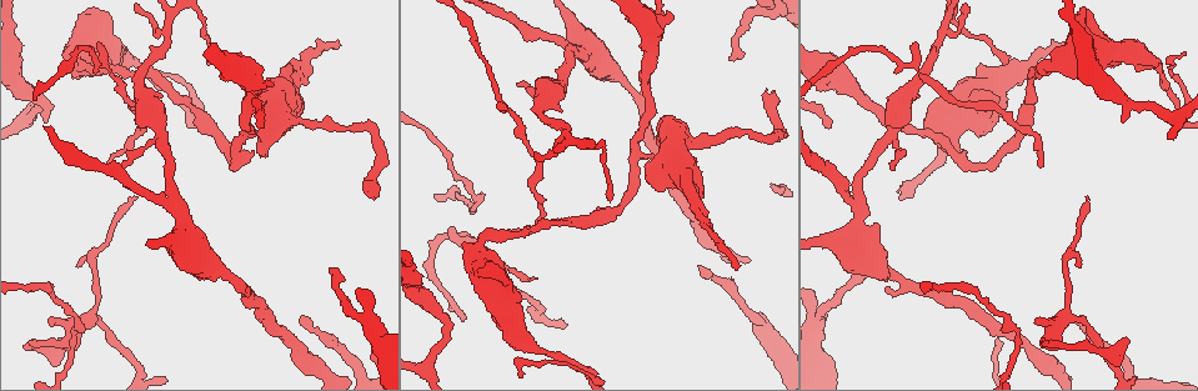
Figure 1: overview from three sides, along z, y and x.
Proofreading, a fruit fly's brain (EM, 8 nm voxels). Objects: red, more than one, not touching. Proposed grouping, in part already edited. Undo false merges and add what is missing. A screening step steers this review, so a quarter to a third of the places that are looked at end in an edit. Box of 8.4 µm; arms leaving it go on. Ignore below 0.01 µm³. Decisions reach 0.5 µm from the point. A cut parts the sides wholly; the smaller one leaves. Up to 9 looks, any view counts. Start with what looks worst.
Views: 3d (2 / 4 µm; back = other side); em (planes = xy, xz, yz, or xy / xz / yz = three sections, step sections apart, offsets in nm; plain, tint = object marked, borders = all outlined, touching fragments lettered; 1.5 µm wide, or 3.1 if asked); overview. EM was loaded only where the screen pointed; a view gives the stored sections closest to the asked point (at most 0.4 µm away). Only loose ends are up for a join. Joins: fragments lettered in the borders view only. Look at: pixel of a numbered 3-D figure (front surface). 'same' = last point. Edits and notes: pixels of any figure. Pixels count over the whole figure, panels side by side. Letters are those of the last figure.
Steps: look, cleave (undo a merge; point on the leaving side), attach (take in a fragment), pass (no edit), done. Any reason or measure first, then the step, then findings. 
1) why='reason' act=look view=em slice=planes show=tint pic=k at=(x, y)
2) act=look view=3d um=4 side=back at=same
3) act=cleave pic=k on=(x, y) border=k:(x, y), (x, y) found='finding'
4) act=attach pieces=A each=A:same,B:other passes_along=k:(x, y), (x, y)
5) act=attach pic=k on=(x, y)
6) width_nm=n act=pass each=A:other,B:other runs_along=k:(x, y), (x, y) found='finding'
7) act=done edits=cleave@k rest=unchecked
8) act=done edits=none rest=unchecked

why='long arm stops here' act=look view=em slice=yz step=4 show=borders pic=1 at=(901, 198)

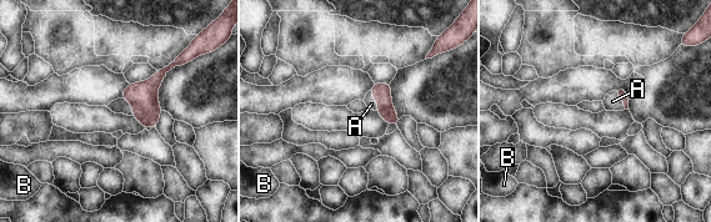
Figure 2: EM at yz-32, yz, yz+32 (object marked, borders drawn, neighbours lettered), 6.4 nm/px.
longest_contact=A:140nm act=attach pieces=A each=A:same,B:other passes_along=2:(381, 92), (375, 99), (371, 104) found='the neuron continues'

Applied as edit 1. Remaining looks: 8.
why='redraw' act=look view=overview

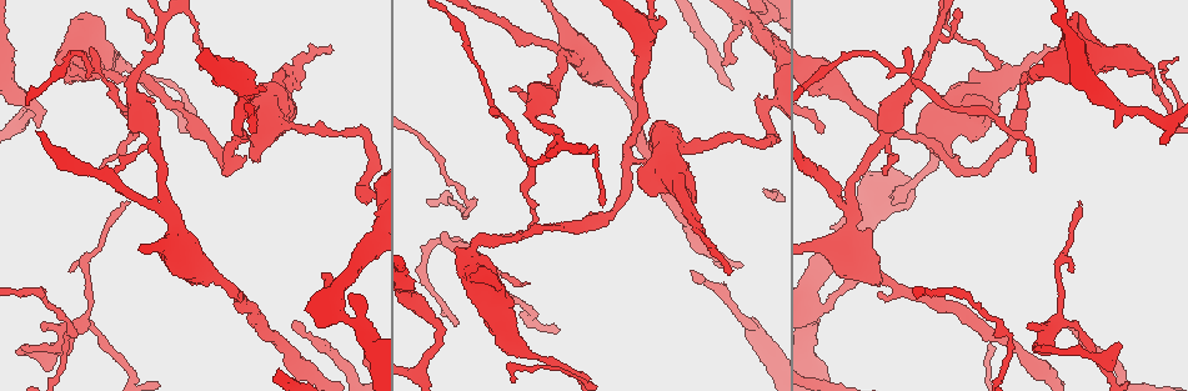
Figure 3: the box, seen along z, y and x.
why='tapers out' act=look view=3d um=4 pic=3 at=(1119, 344)

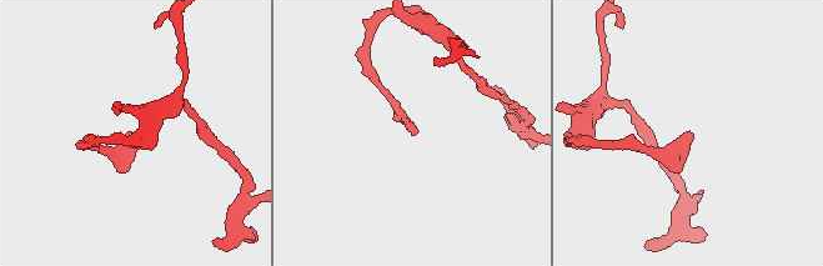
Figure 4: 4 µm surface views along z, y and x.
why='now the EM' act=look view=em slice=planes show=borders pic=4 at=(417, 131)

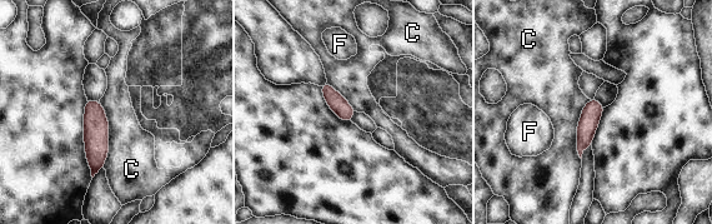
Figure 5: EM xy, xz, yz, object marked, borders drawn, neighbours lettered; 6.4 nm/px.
act=pass each=C:other,F:other border=5:(99, 101), (109, 129), (104, 167) found='no lettered fragment goes on from it'

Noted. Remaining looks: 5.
why='an open end' act=look view=3d um=2 pic=3 at=(70, 272)

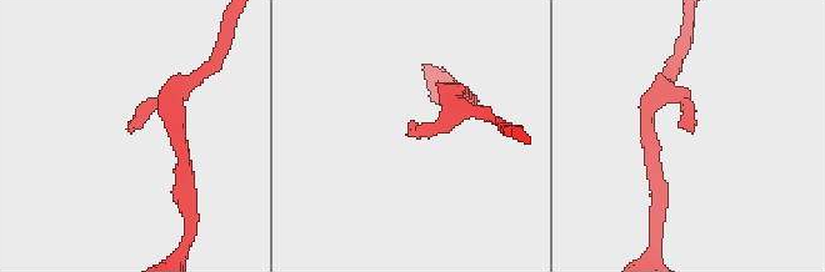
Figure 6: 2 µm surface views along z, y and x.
act=look view=em slice=planes show=borders pic=6 at=(690, 127)

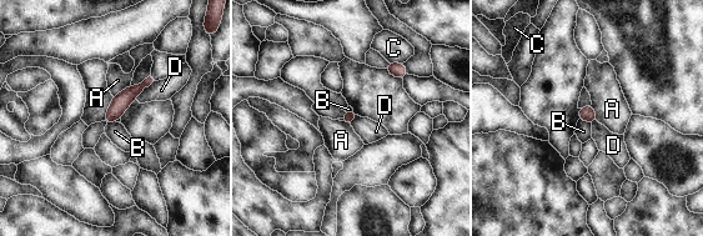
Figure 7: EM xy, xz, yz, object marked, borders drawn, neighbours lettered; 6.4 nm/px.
act=pass each=A:other,B:other,C:other,D:other runs_along=7:(147, 81), (135, 90), (108, 120) found='no lettered fragment goes on from it'

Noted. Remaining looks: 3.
why='thin end' act=look view=em slice=planes show=borders pic=3 at=(325, 275)

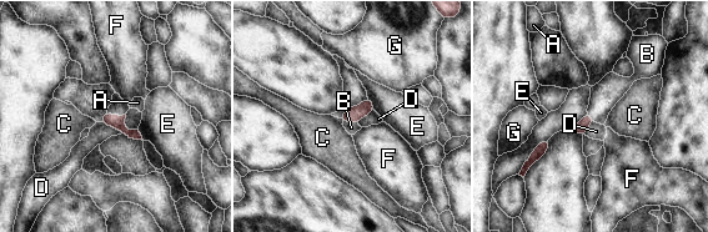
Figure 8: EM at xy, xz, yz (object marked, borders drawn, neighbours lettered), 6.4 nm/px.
act=attach pieces=B each=A:other,B:same,C:other,D:other,E:other,F:other,G:other passes_along=8:(108, 119), (116, 115), (119, 106) found='the neuron continues'

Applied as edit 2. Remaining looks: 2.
act=done edits=attach@2,attach@8 rest=unchecked

